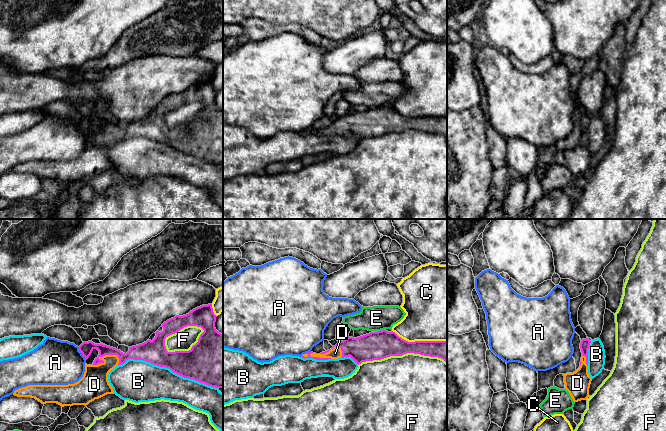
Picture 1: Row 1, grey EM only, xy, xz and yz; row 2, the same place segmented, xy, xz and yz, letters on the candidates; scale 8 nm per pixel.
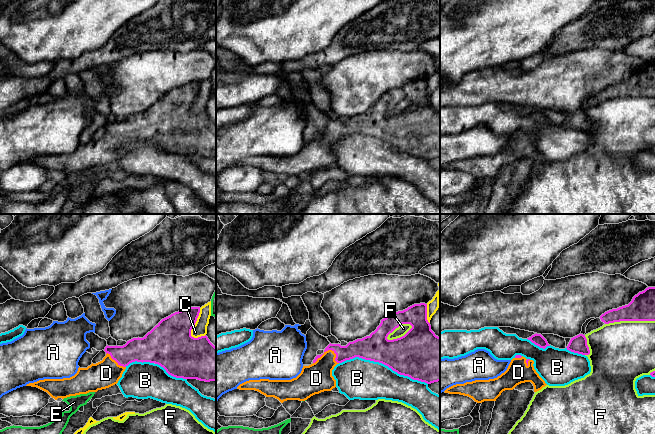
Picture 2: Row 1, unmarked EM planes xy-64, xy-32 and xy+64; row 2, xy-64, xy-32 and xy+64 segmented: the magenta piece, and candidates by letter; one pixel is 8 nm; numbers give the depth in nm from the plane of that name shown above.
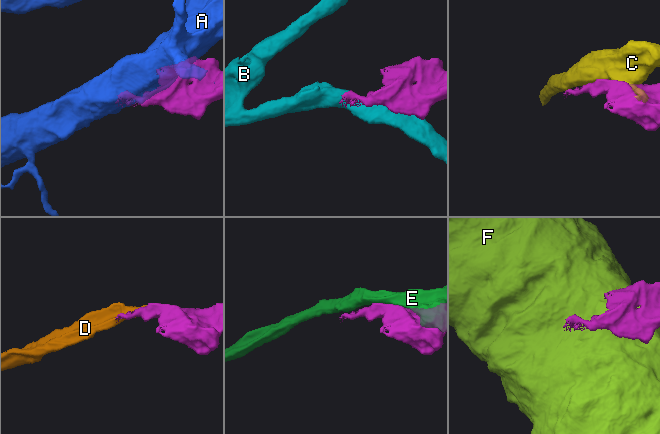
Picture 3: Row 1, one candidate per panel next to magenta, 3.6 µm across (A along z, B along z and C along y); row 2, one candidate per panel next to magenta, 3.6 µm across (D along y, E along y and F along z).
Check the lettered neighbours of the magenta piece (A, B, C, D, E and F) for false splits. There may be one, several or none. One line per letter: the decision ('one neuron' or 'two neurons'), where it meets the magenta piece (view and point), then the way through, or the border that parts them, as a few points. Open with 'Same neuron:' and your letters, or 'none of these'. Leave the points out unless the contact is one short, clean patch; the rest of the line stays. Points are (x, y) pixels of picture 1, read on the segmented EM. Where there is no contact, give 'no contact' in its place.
Same neuron: D
A: two neurons | xy (81, 352) | along xy (78, 347), (78, 350), (86, 359)
B: two neurons | xy (168, 367)
C: two neurons | xz (419, 341)
D: one neuron | xy (102, 356)
E: two neurons | xz (379, 331)
F: two neurons | xy (186, 351)

